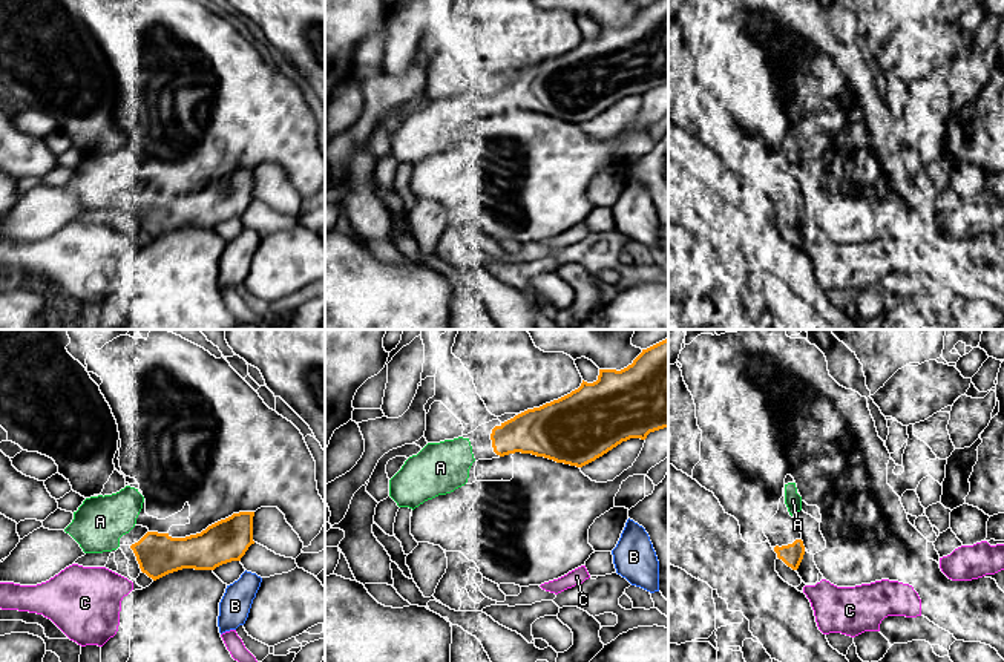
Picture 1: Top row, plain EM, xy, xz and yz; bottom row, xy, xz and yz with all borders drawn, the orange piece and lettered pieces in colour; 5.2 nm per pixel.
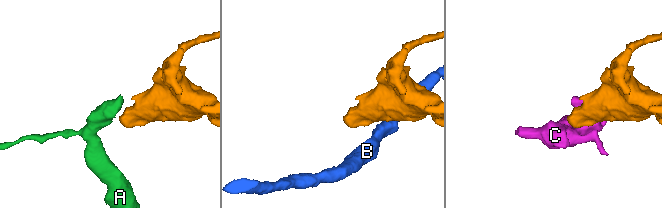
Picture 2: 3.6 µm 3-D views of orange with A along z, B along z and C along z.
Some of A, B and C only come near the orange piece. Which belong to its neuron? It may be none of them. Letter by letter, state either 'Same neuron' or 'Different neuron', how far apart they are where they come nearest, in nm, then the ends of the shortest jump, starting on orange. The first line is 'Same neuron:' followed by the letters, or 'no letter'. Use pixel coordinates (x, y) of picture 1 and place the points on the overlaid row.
Same neuron: A
A: Same neuron. Distance 60 nm. Across: xy (131, 546), (118, 546)
B: Different neuron. Distance 60 nm. Across: xy (239, 560), (246, 570)
C: Different neuron. Distance 80 nm. Across: xy (141, 570), (131, 581)

